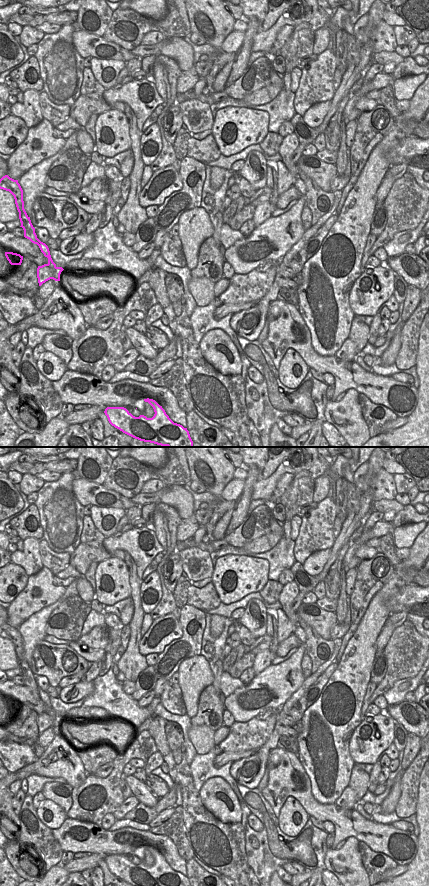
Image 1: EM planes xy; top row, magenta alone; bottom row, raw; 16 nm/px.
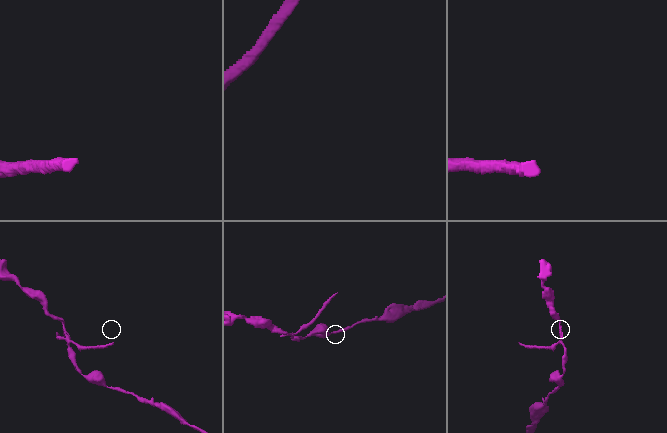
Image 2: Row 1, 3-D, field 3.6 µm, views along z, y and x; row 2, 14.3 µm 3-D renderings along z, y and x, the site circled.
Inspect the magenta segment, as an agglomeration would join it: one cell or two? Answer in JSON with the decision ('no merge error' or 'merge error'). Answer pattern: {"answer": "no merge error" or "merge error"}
{"answer": "merge error"}

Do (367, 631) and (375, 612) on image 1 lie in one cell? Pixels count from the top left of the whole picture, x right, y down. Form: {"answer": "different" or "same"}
{"answer": "same"}

